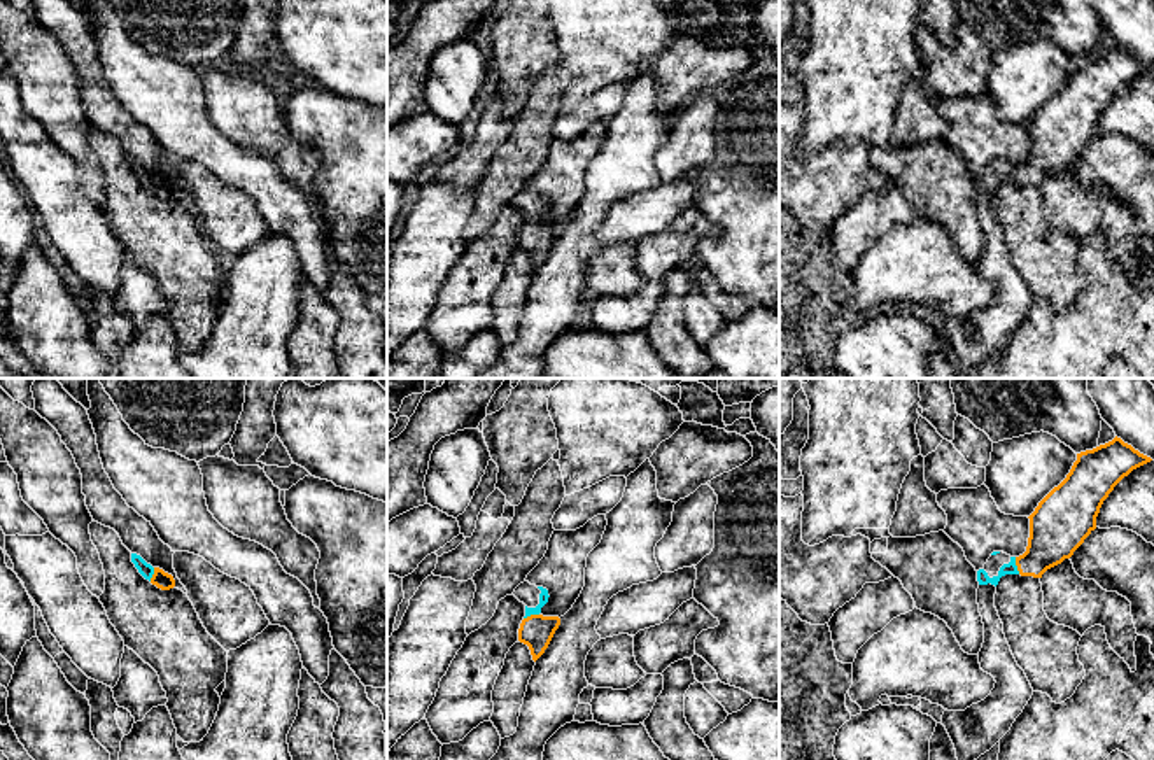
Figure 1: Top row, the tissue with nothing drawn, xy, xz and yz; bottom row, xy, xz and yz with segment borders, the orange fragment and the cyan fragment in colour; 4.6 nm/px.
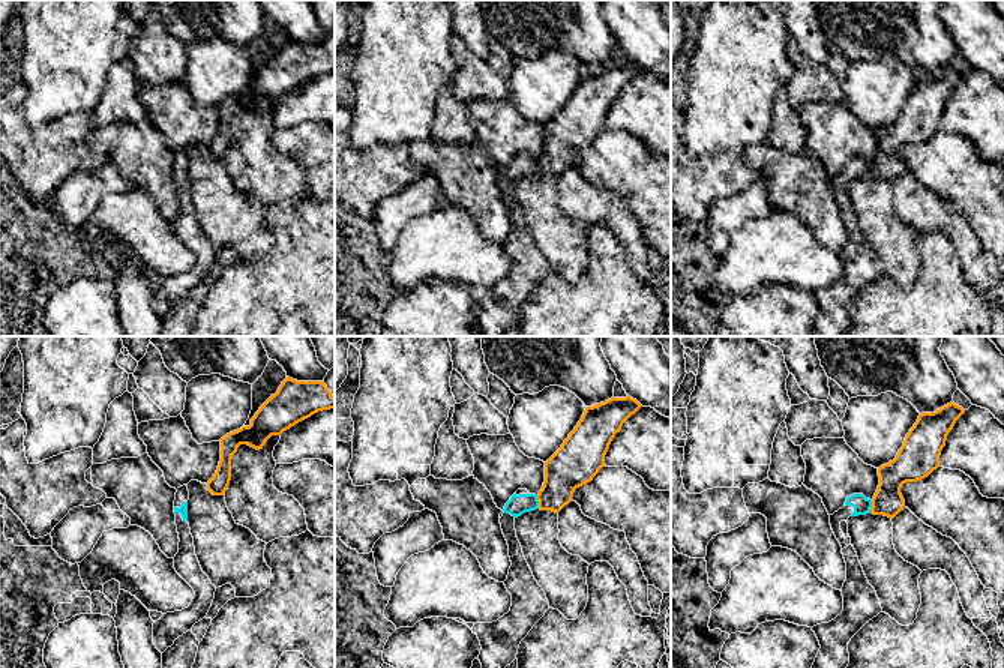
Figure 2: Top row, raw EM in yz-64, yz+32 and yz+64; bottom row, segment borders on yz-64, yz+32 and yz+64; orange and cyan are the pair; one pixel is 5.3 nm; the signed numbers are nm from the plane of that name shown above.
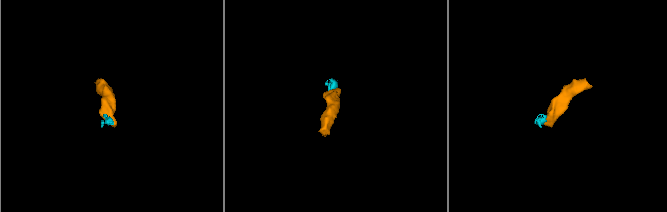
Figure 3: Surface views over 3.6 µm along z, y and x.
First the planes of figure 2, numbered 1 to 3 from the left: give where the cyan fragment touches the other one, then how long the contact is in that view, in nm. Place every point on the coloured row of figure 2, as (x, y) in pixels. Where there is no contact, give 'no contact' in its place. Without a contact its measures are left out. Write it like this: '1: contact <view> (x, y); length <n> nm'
1: no contact
2: contact yz+32 (539, 502); length 70 nm
3: contact yz+64 (872, 506); length 70 nm

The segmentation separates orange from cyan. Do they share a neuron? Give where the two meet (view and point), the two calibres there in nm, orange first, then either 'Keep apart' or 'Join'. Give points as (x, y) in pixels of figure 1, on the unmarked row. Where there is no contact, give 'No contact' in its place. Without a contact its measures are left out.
Touches orange at yz (1016, 172). Thickness 260 nm (orange) against 60 nm. Join

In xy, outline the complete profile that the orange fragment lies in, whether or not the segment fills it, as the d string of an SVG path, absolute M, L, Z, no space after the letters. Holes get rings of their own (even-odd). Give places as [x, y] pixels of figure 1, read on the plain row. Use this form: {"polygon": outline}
{"polygon": "M131 161L131 170L135 172L135 175L138 177L138 180L149 187L152 193L156 193L161 198L170 198L175 194L175 187L172 182L165 180L159 175L152 175L151 172L147 172L140 163Z"}

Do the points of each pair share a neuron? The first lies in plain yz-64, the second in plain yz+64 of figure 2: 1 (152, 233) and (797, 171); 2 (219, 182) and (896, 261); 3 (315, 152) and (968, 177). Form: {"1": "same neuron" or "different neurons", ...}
{"1": "different neurons", "2": "same neuron", "3": "same neuron"}

